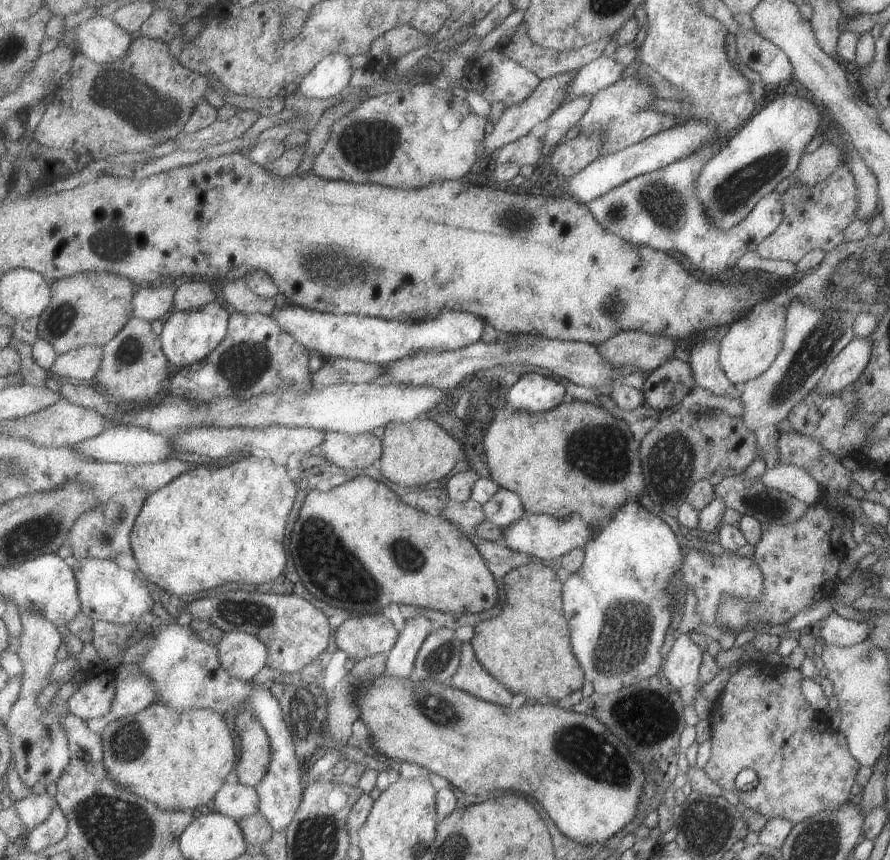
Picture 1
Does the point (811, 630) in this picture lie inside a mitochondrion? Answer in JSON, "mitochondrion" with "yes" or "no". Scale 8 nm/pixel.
{"mitochondrion":"no"}

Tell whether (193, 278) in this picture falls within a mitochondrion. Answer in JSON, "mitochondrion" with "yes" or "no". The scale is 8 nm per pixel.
{"mitochondrion":"no"}

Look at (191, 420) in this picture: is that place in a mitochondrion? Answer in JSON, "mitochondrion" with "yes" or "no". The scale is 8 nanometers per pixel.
{"mitochondrion":"no"}

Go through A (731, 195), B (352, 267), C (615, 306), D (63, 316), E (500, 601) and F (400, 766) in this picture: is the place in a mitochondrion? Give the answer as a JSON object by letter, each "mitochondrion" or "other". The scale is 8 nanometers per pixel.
{"A":"mitochondrion","B":"mitochondrion","C":"mitochondrion","D":"mitochondrion","E":"other","F":"other"}

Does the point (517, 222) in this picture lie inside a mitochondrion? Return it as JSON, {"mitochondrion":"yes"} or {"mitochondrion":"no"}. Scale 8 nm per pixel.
{"mitochondrion":"yes"}

